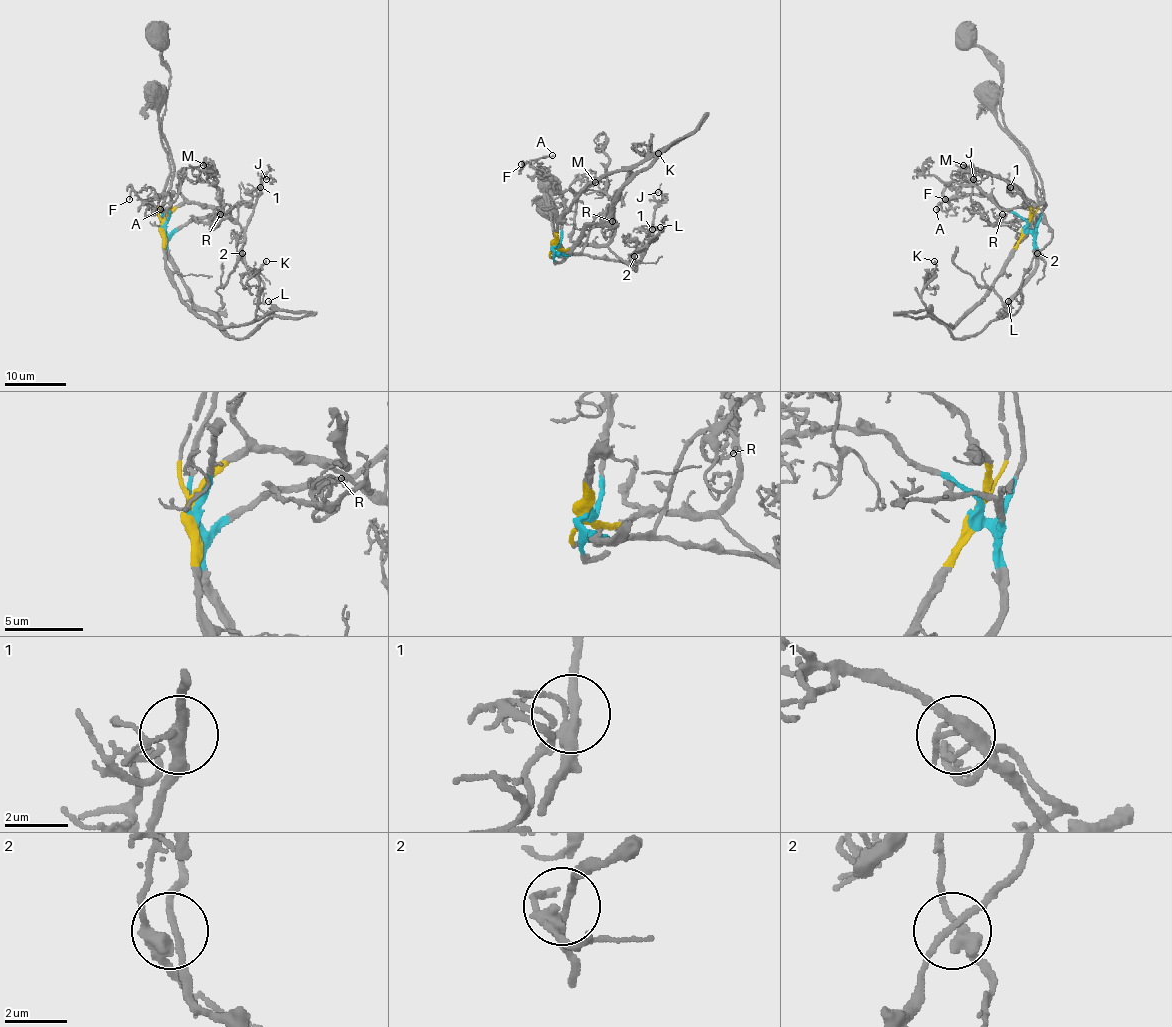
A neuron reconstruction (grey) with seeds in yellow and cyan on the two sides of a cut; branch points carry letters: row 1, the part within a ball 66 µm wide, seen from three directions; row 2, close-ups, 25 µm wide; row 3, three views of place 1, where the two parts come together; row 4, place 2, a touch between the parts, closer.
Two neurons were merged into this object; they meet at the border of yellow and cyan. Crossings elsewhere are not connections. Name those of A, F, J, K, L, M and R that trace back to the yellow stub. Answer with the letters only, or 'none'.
K, L, M

